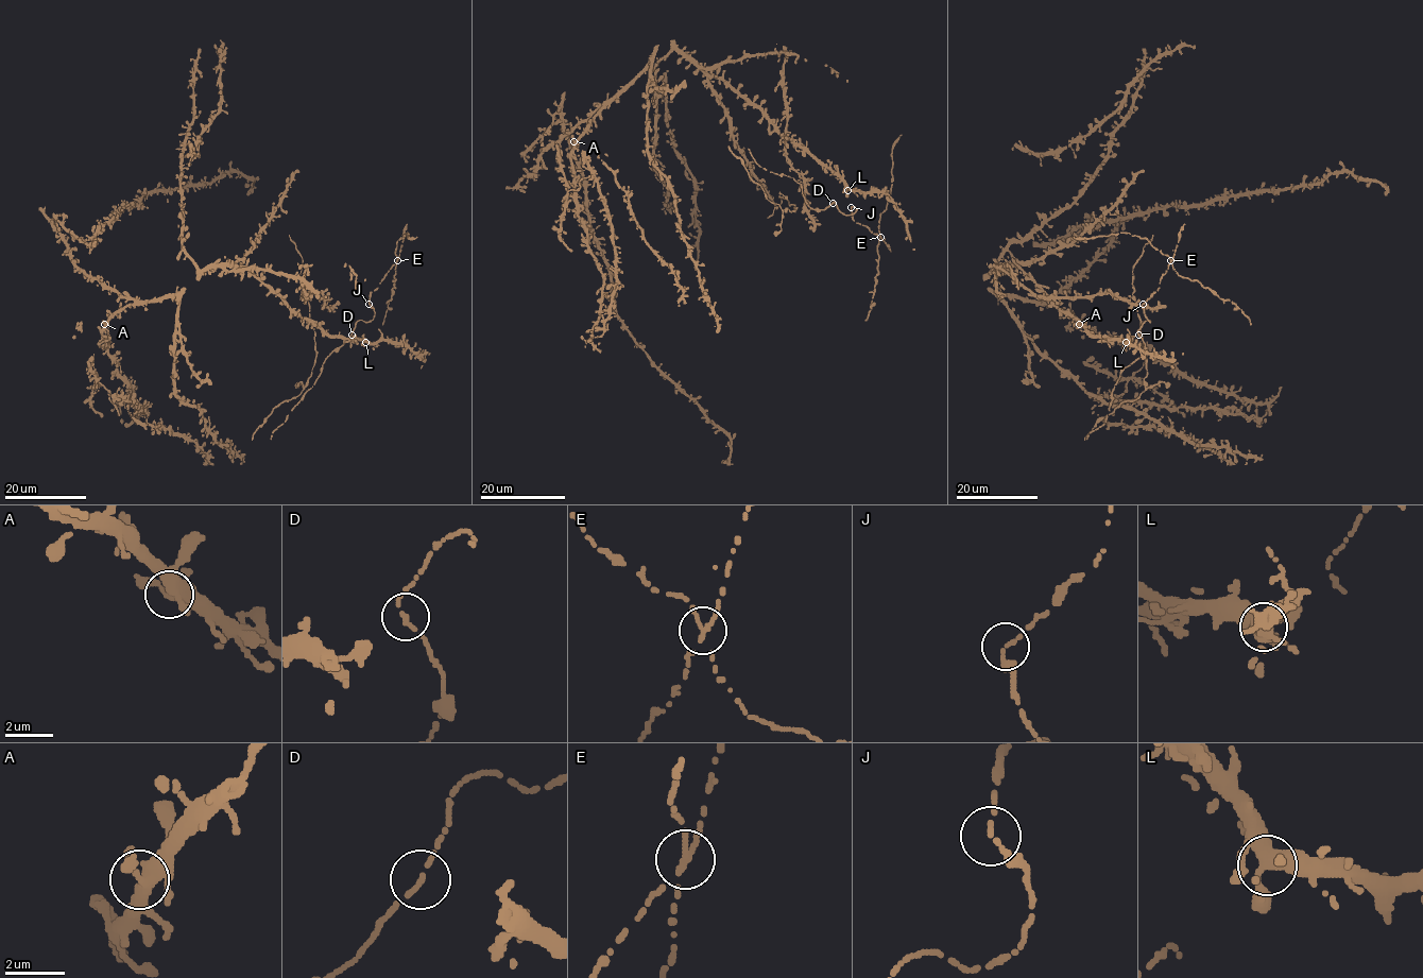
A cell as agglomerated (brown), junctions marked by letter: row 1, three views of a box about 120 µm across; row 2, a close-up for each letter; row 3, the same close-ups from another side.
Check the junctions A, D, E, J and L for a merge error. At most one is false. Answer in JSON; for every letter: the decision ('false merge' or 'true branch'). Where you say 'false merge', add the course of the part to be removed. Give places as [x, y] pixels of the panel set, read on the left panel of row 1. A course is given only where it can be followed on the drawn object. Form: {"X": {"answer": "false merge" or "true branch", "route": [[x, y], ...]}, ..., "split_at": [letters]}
{"A": {"answer": "true branch"}, "D": {"answer": "true branch"}, "E": {"answer": "false merge", "route": [[397, 261], [397, 240], [406, 233], [408, 239], [416, 237]]}, "J": {"answer": "true branch"}, "L": {"answer": "true branch"}, "split_at": ["E"]}

